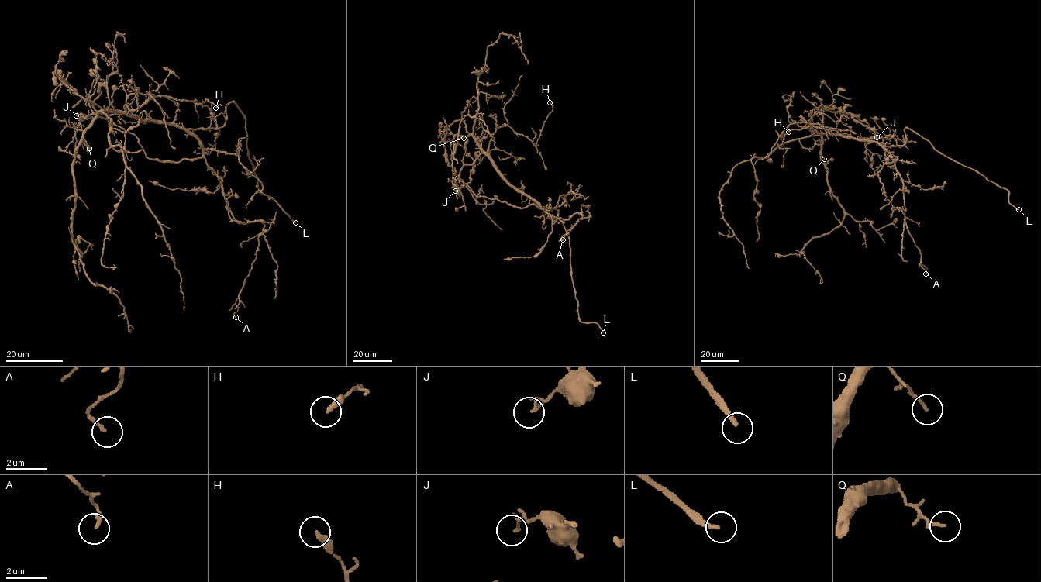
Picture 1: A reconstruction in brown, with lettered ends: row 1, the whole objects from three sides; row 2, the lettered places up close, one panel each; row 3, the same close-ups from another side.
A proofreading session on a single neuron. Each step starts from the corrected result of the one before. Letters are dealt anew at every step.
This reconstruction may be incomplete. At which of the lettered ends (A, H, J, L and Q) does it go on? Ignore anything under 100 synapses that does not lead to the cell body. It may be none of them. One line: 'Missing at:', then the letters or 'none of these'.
Missing at: L

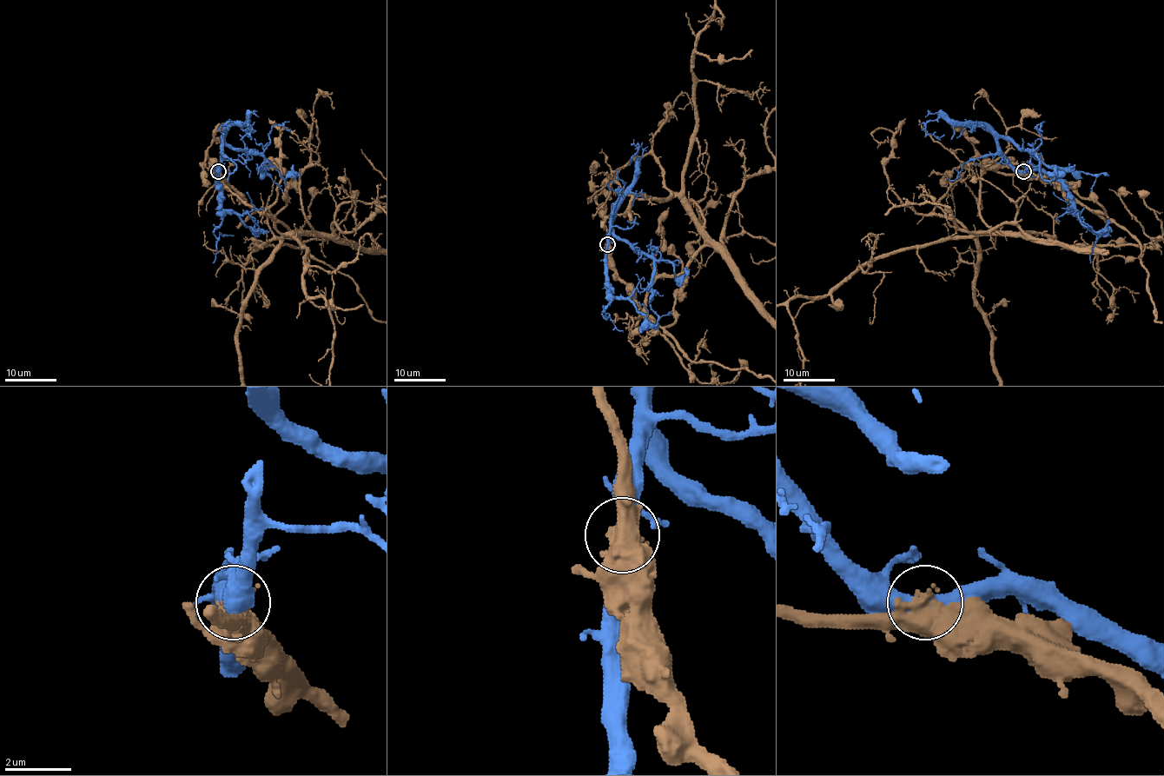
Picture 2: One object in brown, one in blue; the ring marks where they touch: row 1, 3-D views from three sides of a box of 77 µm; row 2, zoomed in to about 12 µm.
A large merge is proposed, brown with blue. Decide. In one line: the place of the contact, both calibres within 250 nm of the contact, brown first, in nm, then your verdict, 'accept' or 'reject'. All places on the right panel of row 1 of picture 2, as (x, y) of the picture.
(1023, 171) | 440/440 nm | reject

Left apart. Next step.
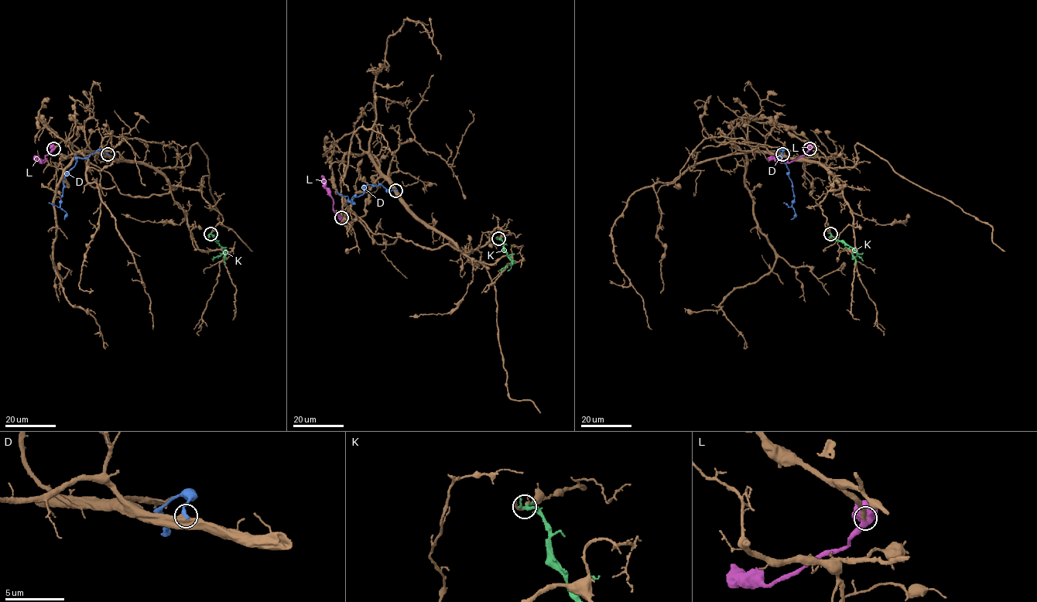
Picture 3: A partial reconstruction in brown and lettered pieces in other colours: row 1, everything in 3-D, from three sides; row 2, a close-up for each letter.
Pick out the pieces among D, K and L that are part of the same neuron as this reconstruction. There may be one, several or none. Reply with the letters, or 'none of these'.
L

